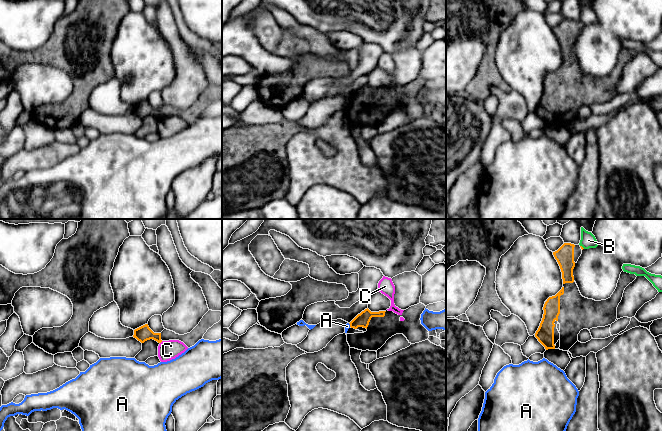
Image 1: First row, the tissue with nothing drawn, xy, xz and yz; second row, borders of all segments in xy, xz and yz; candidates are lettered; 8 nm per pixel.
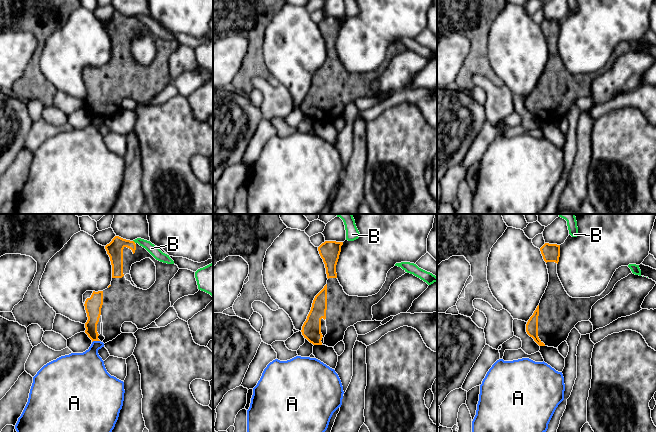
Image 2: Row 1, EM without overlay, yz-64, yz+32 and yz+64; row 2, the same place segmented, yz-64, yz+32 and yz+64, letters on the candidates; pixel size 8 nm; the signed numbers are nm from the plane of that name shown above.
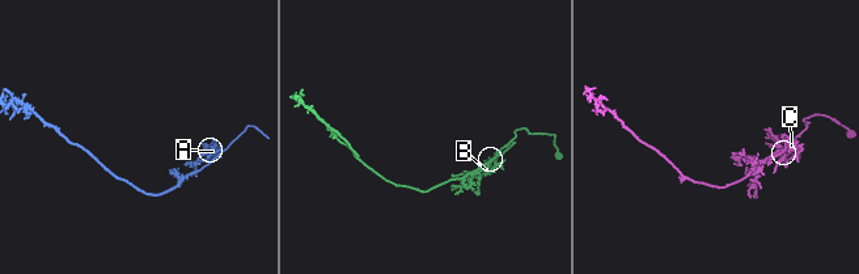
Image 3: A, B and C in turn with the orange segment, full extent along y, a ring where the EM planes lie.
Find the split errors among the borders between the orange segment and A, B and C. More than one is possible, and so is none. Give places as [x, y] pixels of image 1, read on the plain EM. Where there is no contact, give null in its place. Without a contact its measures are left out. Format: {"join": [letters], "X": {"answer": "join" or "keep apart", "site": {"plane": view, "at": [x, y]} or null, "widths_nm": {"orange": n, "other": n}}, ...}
{"join": [], "A": {"answer": "keep apart", "site": {"plane": "xz", "at": [350, 101]}, "widths_nm": {"orange": 110, "other": 40}}, "B": {"answer": "keep apart", "site": {"plane": "yz", "at": [581, 22]}, "widths_nm": {"orange": 20, "other": 120}}, "C": {"answer": "keep apart", "site": null}}

